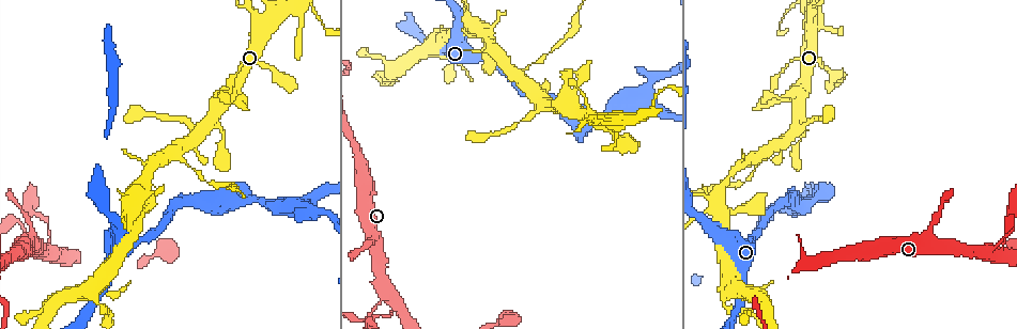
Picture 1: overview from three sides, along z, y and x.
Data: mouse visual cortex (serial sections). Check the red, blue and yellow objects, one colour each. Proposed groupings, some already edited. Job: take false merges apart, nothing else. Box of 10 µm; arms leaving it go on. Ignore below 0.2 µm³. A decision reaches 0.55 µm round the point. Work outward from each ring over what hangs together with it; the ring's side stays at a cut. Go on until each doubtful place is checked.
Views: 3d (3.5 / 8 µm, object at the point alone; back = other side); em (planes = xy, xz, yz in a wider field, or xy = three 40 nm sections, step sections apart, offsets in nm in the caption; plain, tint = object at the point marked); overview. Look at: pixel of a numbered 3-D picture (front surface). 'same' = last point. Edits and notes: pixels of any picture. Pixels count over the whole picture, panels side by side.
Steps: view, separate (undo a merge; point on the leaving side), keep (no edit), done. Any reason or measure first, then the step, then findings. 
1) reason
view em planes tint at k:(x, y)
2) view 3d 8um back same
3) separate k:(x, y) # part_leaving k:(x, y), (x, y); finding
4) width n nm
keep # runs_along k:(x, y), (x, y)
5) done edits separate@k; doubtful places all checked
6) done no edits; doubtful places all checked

small branch off a trunk
view 3d 3.5um at 1:(767, 150)

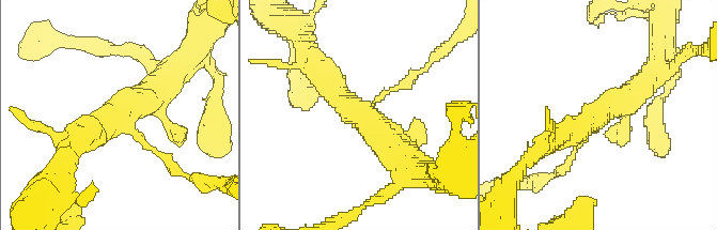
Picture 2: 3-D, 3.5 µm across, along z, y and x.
arms 3; arm_widths 100, 300, 400 nm
view em xy step 5 tint at 2:(355, 111)

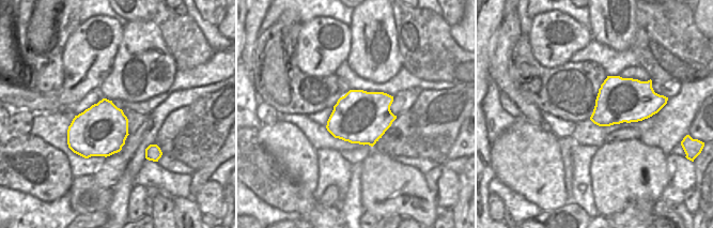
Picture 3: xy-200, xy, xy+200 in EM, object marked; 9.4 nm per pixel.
cut it another way
view em planes tint same

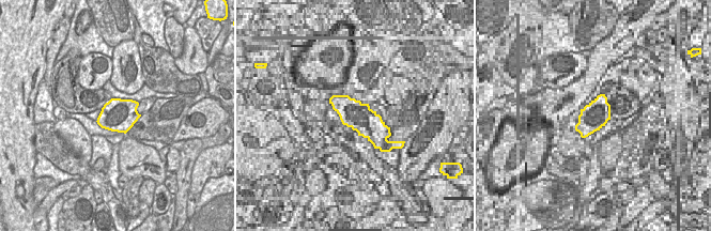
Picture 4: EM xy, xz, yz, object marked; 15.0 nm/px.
keep # one cell here

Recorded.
a fork
view 3d 3.5um at 1:(282, 206)

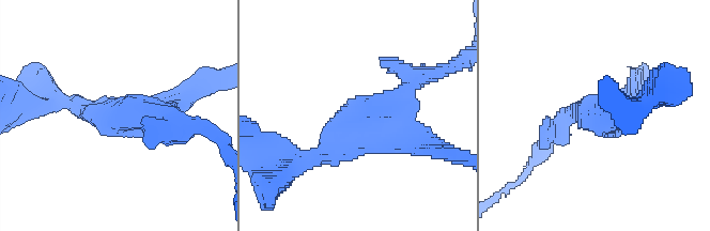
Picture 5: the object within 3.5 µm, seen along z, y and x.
view em planes tint at 5:(357, 117)

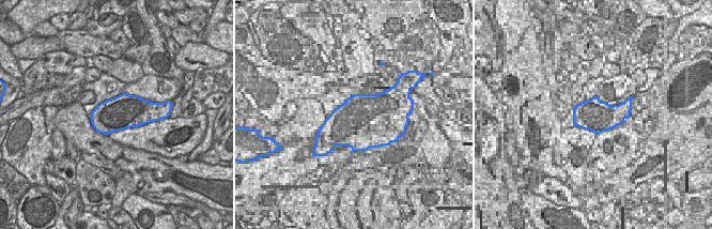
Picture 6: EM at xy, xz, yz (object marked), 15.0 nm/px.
keep # runs_along 5:(304, 163), (416, 78); continuous, no second cell

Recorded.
small branch off a trunk
view 3d 3.5um at 1:(1001, 254)

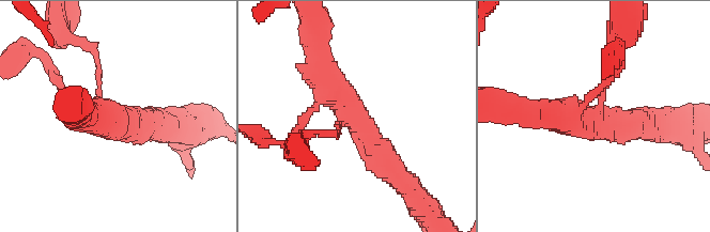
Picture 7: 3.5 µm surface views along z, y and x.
view em xy step 3 tint at 7:(106, 119)

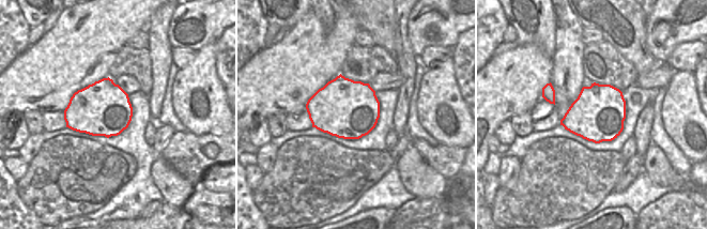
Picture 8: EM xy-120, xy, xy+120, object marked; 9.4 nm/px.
view em planes tint same

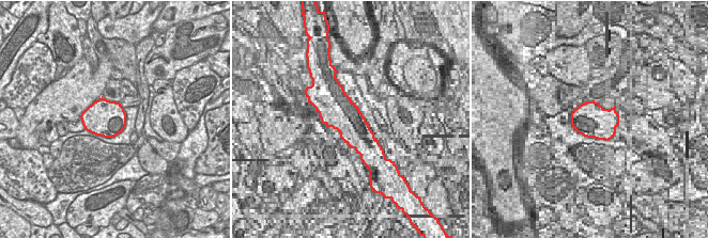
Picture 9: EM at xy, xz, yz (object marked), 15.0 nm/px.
arms 4
keep # runs_along 7:(530, 112), (591, 120), (611, 53); all the same cell

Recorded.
done no edits; doubtful places all checked

